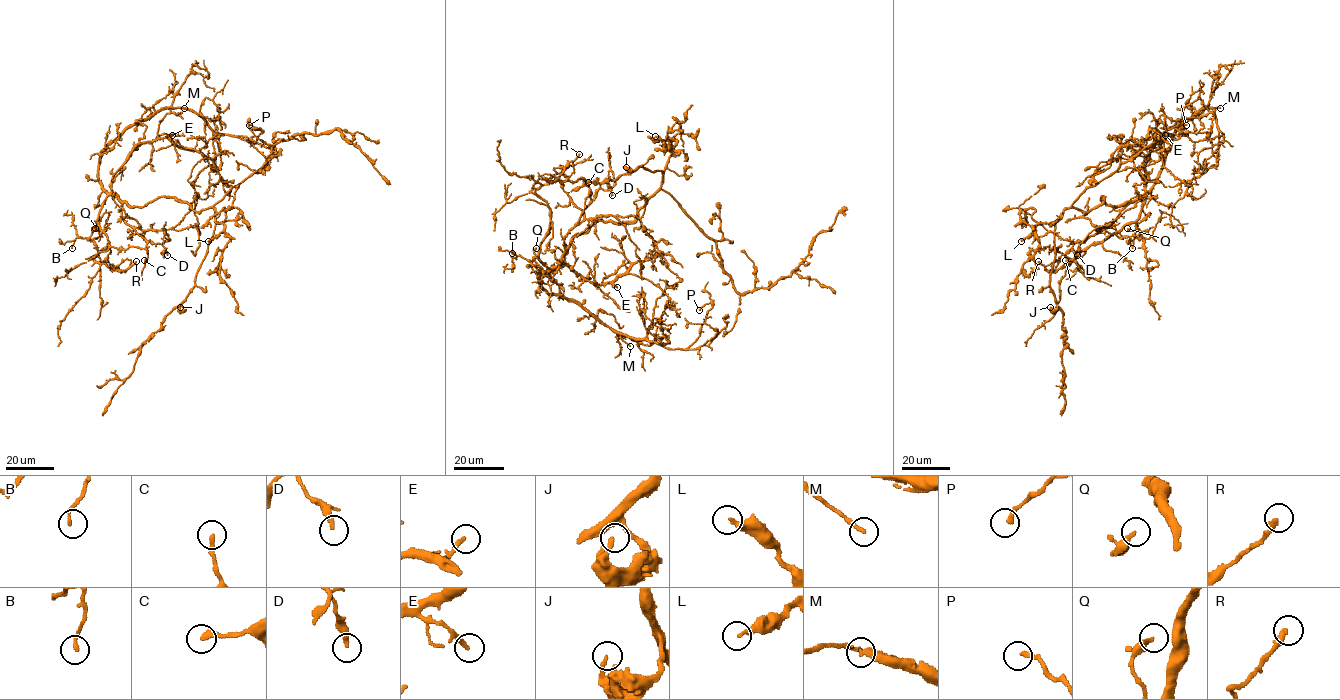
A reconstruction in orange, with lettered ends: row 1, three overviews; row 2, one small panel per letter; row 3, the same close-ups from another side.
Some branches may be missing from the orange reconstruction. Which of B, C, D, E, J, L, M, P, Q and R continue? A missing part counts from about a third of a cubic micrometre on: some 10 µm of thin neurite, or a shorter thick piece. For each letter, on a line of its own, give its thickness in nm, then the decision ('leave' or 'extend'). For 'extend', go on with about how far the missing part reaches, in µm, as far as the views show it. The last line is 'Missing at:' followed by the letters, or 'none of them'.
B: 170 nm thick; leave
C: 220 nm thick; leave
D: 280 nm thick; leave
E: 240 nm thick; leave
J: 220 nm thick; leave
L: 240 nm thick; leave
M: 240 nm thick; leave
P: 240 nm thick; leave
Q: 320 nm thick; leave
R: 260 nm thick; extend; about 15 µm are missing
Missing at: R

